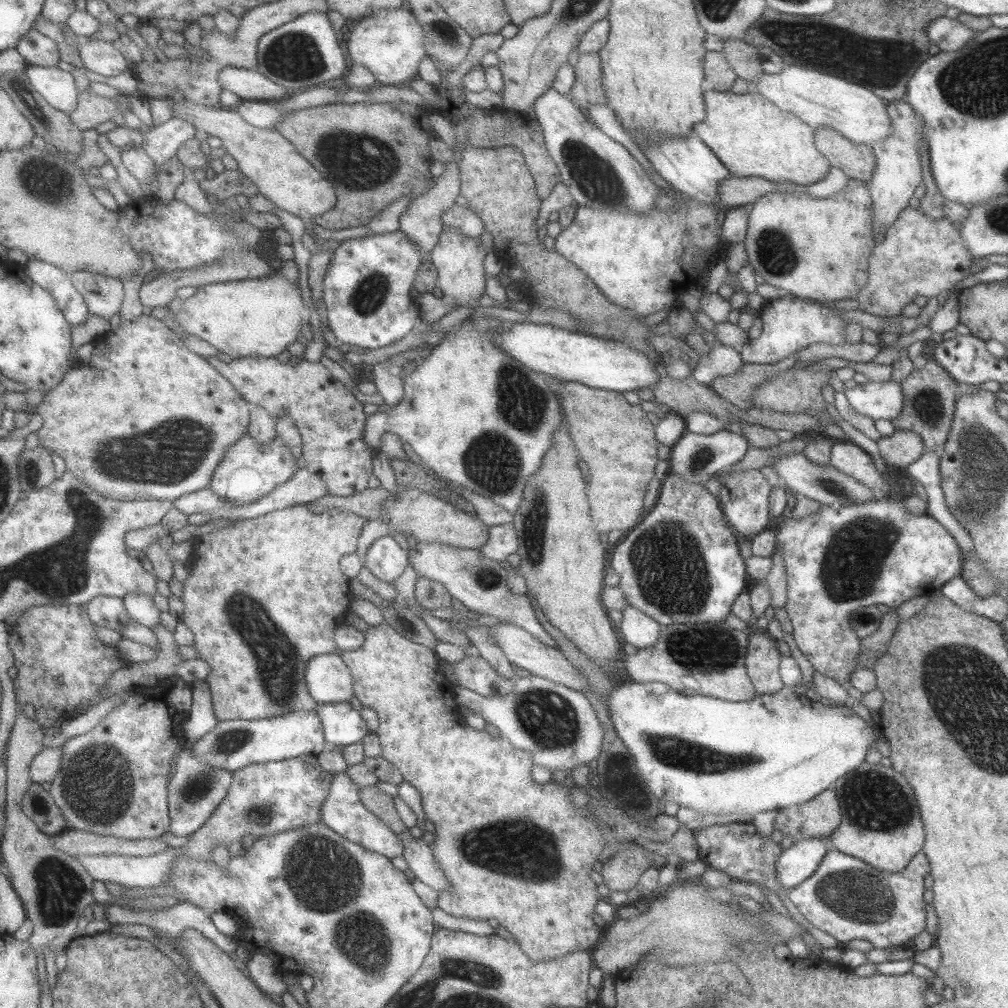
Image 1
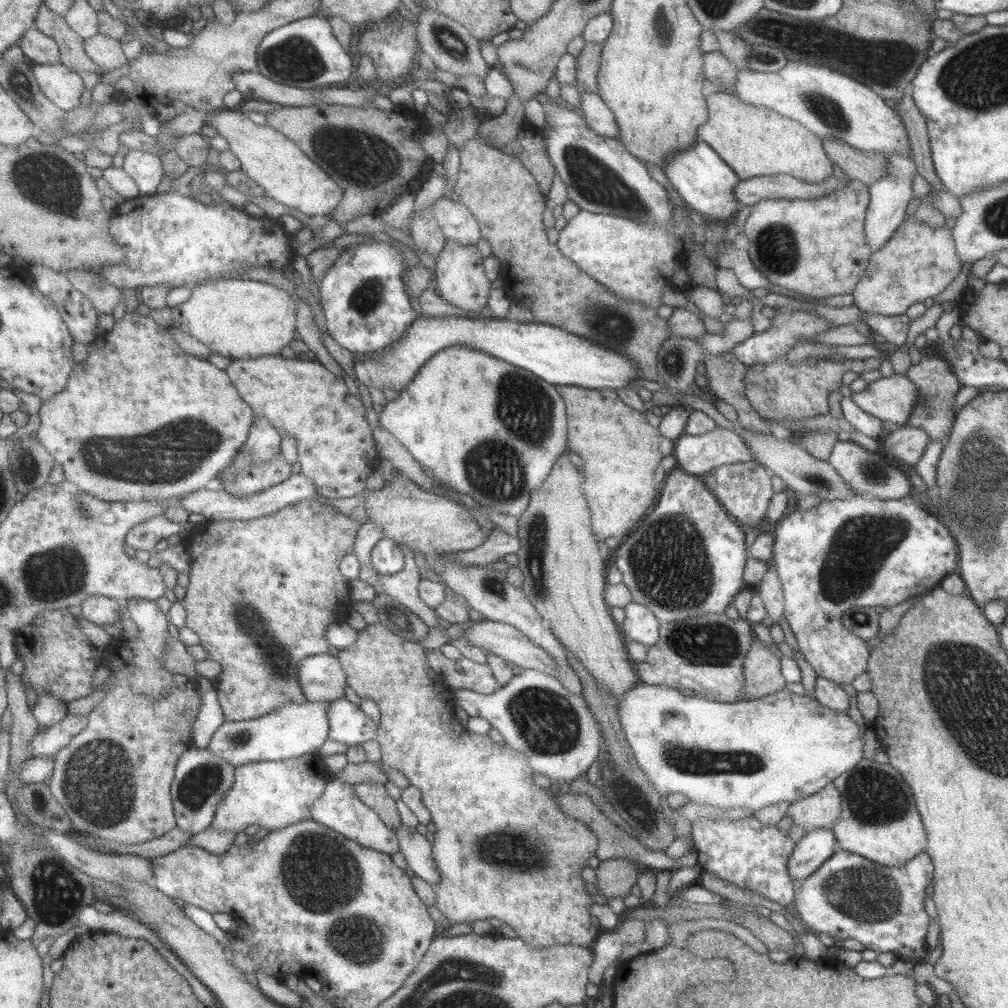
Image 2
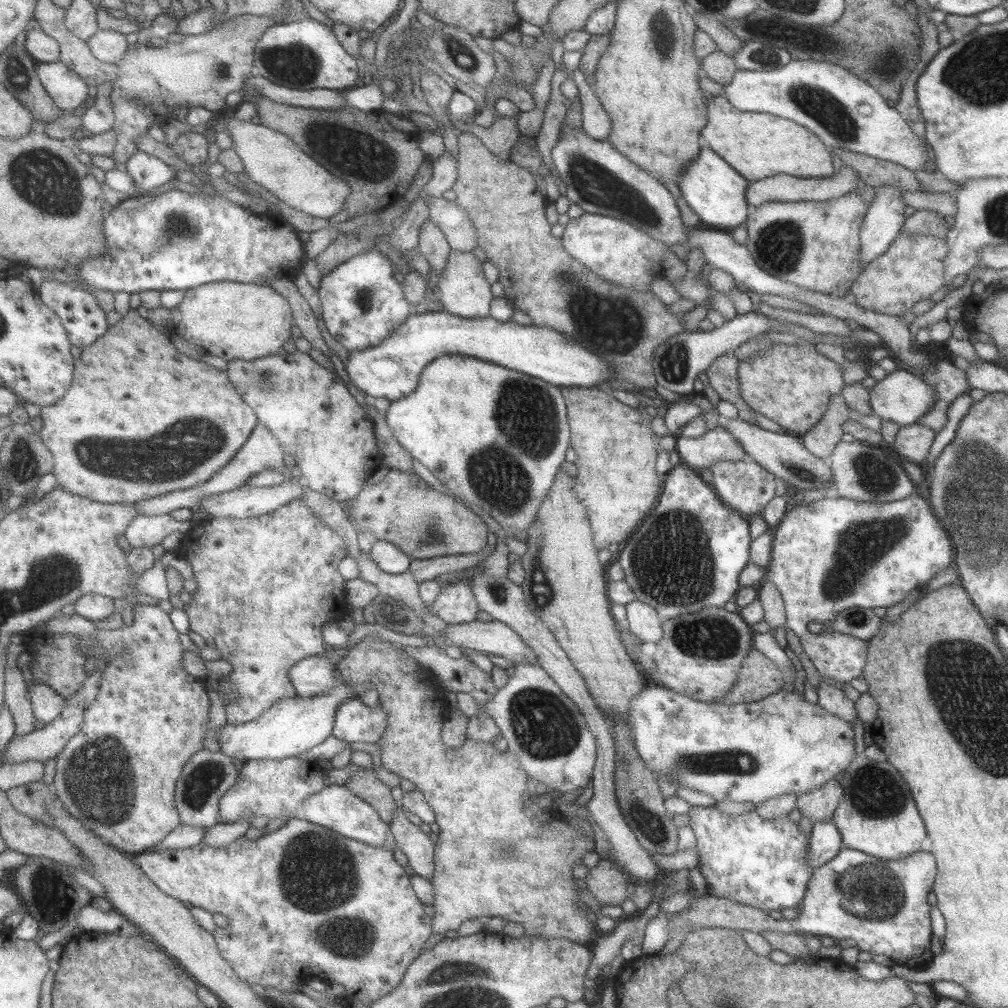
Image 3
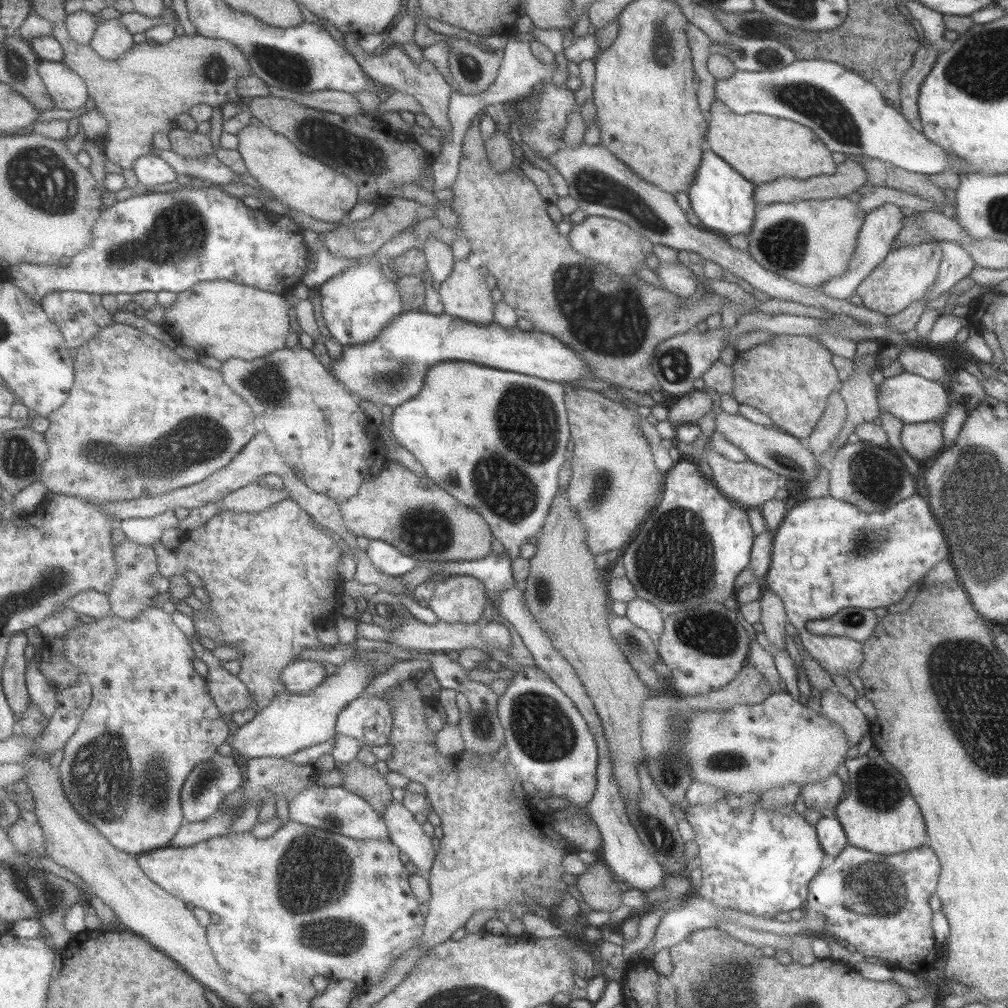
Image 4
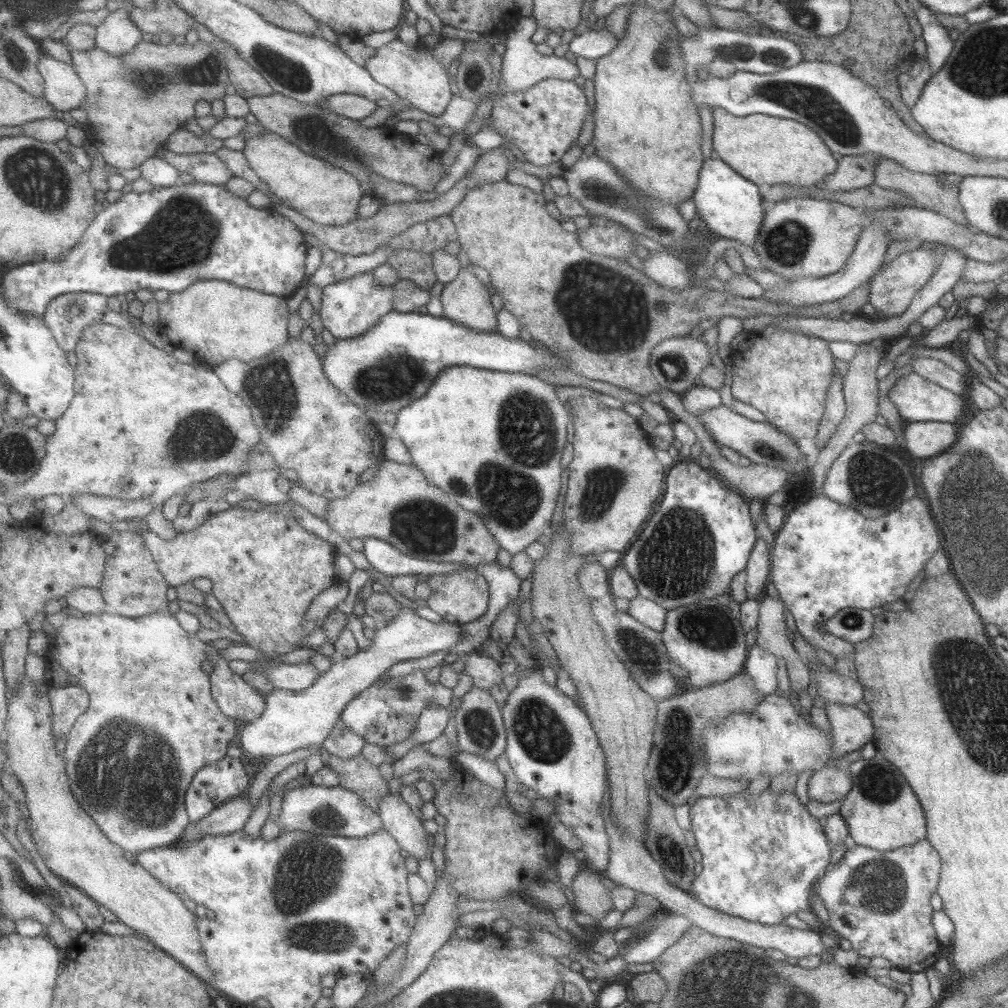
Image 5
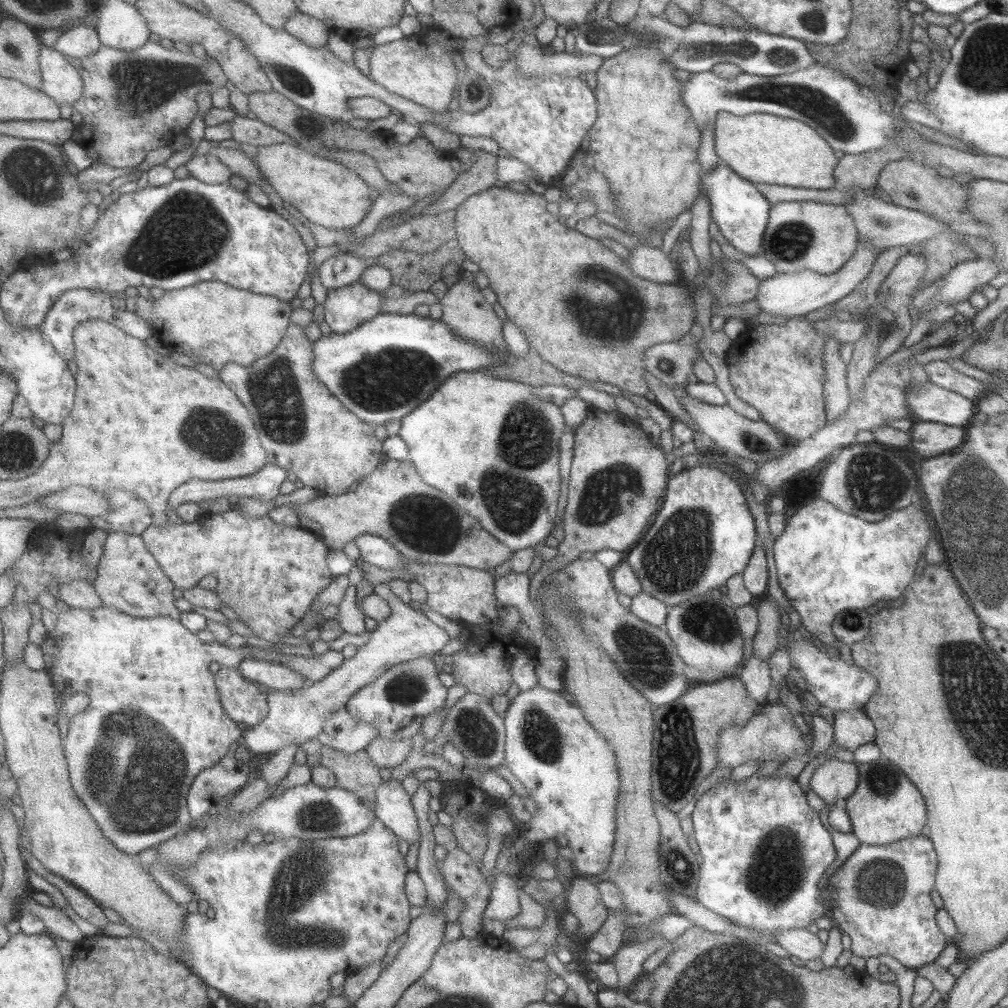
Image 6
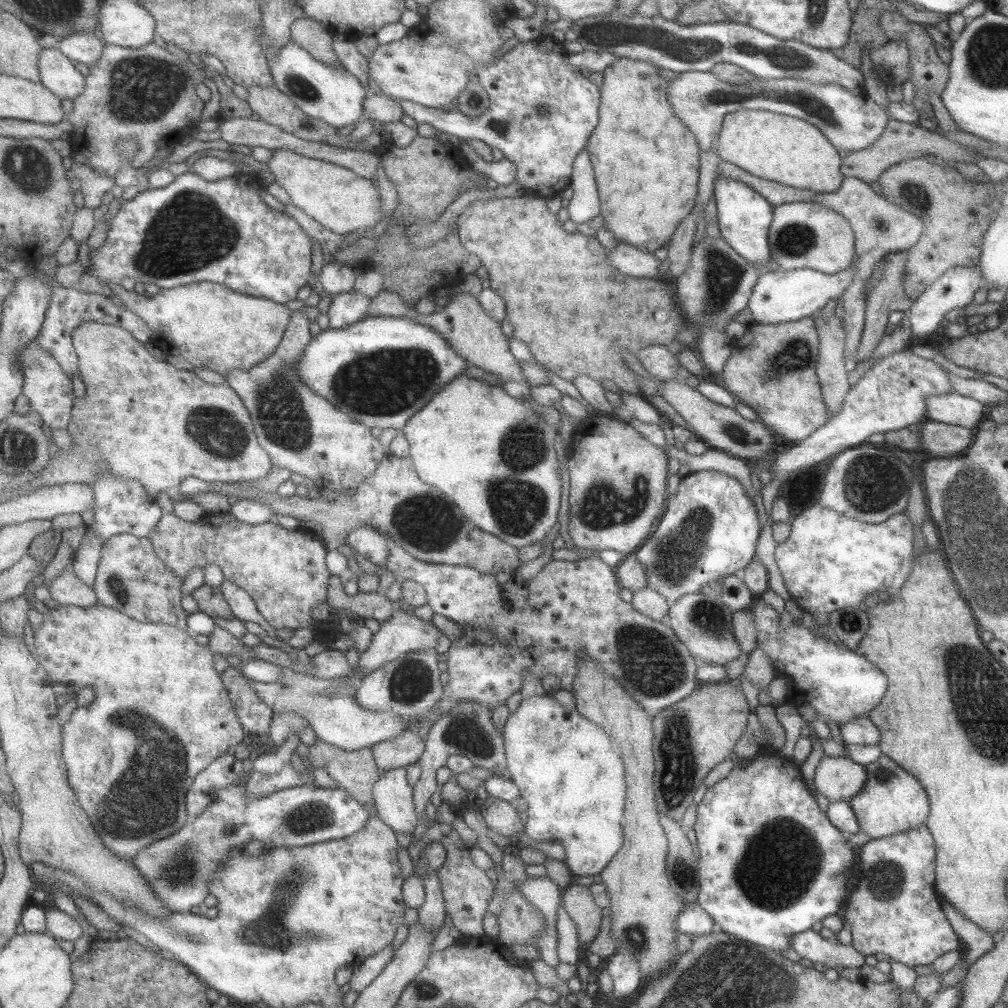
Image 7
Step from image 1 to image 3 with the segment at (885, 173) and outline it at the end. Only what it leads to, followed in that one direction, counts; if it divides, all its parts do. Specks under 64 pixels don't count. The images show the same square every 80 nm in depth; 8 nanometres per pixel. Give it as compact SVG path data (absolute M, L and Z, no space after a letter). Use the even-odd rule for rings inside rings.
M889 184L875 187L875 198L864 214L859 230L861 268L883 254L900 233L906 220L903 216L905 204L901 200L901 192Z

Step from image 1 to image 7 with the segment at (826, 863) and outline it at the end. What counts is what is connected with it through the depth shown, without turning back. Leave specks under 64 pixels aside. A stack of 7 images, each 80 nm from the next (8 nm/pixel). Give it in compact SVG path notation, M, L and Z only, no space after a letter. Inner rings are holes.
M922 824L907 832L867 841L856 848L855 884L841 906L839 916L850 928L850 945L861 955L885 954L889 958L910 967L928 965L941 954L959 946L958 936L943 913L934 886L936 856L932 834Z

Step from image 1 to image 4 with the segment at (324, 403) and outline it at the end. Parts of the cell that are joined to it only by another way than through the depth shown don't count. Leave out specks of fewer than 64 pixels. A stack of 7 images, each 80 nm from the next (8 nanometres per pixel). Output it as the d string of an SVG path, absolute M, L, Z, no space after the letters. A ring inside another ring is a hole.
M298 345L252 361L231 358L220 370L227 384L253 407L259 430L269 434L287 464L301 472L301 479L315 492L338 502L349 500L359 494L364 481L372 477L387 458L387 444L380 427L363 412L363 403L319 362L311 350Z

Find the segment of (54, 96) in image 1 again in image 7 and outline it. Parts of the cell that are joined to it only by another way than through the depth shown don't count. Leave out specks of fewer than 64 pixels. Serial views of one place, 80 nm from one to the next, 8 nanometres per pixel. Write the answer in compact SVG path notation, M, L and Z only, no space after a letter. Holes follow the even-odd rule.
M44 48L40 58L42 83L59 98L74 101L86 89L86 71L59 48Z

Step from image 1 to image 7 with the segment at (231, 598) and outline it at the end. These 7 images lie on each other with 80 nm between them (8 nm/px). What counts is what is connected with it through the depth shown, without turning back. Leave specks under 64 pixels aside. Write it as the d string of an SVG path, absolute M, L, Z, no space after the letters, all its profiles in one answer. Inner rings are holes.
M229 511L207 514L199 522L181 520L174 513L164 514L156 531L148 537L154 543L155 554L183 579L196 566L202 570L210 564L220 566L226 580L246 590L255 599L263 618L275 629L311 628L316 640L324 642L346 635L353 640L351 648L359 654L363 654L375 638L373 630L365 625L354 628L351 633L343 633L335 621L337 610L329 621L311 618L311 608L326 602L331 582L326 561L329 550L314 532L300 527L283 528L274 521L247 524Z

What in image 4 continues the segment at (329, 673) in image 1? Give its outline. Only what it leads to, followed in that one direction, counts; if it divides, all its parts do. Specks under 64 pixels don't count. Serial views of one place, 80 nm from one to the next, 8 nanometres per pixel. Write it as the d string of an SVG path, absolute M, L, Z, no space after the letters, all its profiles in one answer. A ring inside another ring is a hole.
M297 660L283 671L283 684L287 691L295 694L307 694L327 681L327 668L323 662L315 660Z

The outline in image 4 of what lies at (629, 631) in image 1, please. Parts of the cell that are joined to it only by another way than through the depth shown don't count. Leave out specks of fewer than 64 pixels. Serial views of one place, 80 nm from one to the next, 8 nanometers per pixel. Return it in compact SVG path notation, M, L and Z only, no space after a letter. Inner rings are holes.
M635 597L626 603L627 620L632 622L633 626L644 630L647 635L660 635L663 633L663 615L658 608L655 608L650 602Z

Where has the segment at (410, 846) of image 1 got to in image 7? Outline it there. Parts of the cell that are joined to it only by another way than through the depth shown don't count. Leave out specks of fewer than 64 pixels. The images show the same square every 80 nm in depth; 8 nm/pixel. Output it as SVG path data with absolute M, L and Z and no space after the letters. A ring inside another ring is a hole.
M398 764L386 774L382 774L375 786L377 814L395 832L415 830L414 802L411 802L411 782L408 778L407 764Z

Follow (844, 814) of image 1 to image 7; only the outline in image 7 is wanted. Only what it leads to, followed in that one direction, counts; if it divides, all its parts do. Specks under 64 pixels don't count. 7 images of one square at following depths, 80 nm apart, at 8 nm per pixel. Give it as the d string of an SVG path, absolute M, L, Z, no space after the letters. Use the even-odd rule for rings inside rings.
M882 753L877 760L866 764L864 768L867 780L863 784L863 790L849 800L859 832L865 832L870 840L875 840L925 824L929 812L928 798L913 775Z

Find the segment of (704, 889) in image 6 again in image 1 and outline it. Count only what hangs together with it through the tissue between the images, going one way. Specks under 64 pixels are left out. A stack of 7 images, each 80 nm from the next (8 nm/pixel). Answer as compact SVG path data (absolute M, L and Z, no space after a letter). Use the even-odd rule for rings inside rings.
M730 822L722 825L710 825L693 830L693 836L698 846L698 858L705 862L707 867L725 872L733 880L747 883L764 884L779 898L785 896L787 890L782 890L774 877L774 860L781 854L779 844L771 843L770 837L761 840L755 831L755 825L750 822Z

